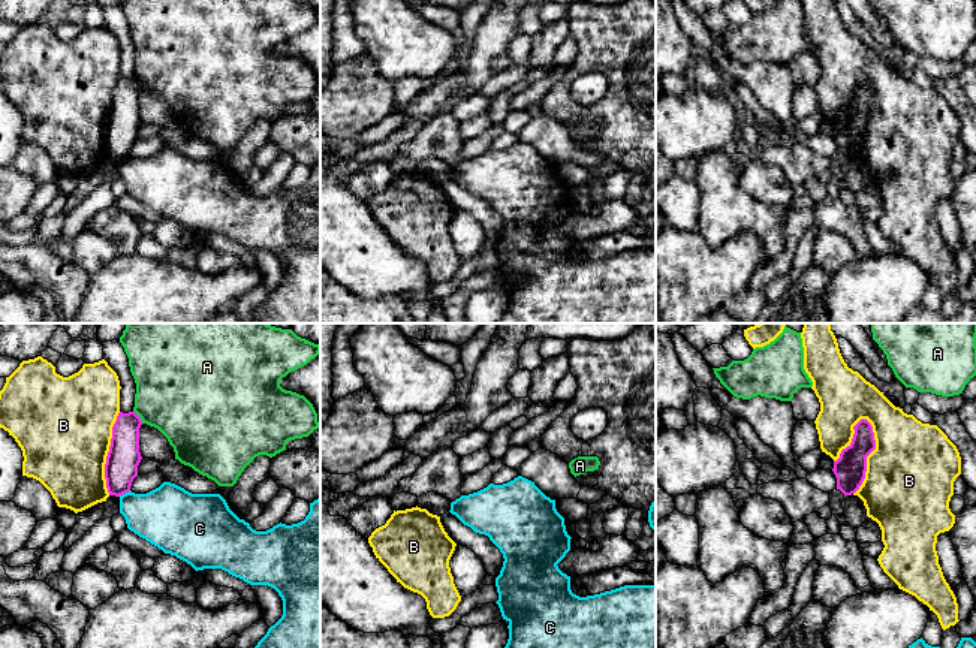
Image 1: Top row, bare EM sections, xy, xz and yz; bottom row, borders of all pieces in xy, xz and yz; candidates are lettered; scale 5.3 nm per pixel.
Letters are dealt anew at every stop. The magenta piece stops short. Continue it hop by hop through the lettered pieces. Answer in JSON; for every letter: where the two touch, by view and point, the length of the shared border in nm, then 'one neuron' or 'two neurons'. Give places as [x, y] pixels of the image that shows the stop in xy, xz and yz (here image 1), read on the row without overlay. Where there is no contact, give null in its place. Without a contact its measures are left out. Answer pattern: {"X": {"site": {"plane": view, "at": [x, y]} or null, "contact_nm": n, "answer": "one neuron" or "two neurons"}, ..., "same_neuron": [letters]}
{"A": {"site": {"plane": "xy", "at": [138, 81]}, "contact_nm": 90, "answer": "two neurons"}, "B": {"site": {"plane": "yz", "at": [867, 120]}, "contact_nm": 420, "answer": "two neurons"}, "C": {"site": {"plane": "xy", "at": [123, 157]}, "contact_nm": 70, "answer": "two neurons"}, "same_neuron": []}

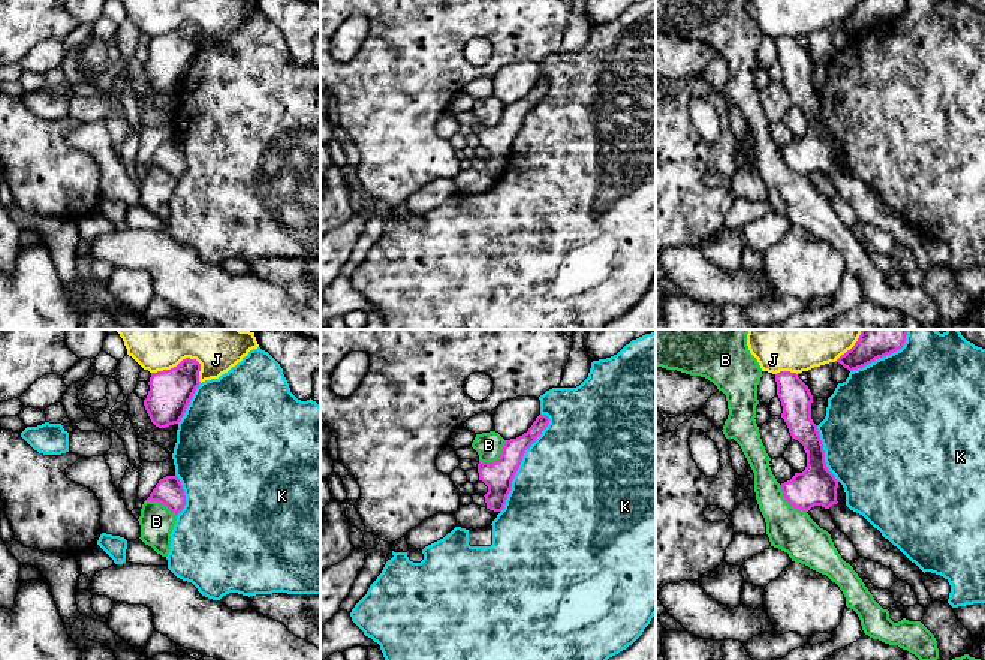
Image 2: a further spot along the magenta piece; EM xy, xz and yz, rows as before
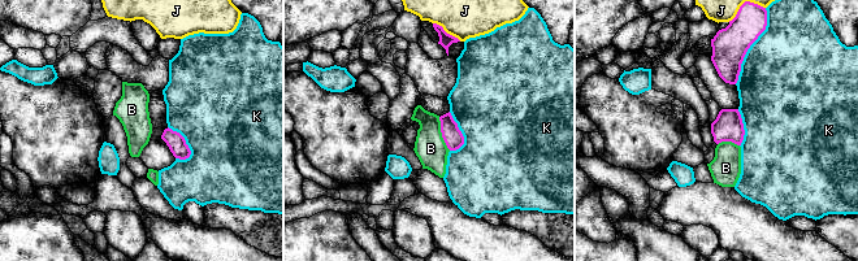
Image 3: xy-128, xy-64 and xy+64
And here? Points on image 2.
{"B": {"site": {"plane": "xz", "at": [499, 123]}, "contact_nm": 190, "answer": "two neurons"}, "J": {"site": {"plane": "xy", "at": [177, 30]}, "contact_nm": 280, "answer": "two neurons"}, "K": {"site": {"plane": "xz", "at": [520, 127]}, "contact_nm": 600, "answer": "two neurons"}, "same_neuron": []}

